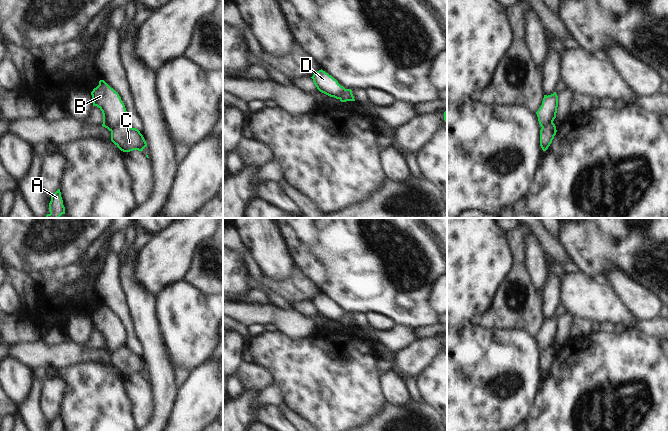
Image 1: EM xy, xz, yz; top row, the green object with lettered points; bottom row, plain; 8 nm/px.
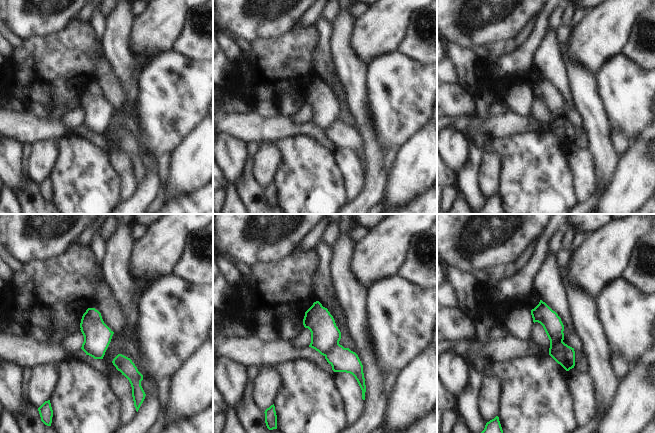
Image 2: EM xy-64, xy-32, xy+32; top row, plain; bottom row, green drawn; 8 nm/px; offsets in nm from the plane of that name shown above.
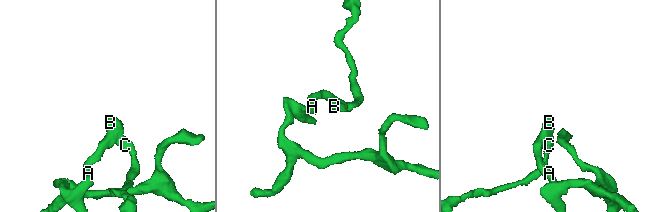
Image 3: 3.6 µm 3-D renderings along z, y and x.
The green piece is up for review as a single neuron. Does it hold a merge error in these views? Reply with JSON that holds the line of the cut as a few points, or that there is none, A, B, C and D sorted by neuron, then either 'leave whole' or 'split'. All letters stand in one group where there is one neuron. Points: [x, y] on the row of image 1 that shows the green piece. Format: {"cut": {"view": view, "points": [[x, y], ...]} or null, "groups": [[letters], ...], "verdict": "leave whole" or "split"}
{"cut": {"view": "xy", "points": [[124, 121], [110, 130]]}, "groups": [["A", "B", "D"], ["C"]], "verdict": "split"}

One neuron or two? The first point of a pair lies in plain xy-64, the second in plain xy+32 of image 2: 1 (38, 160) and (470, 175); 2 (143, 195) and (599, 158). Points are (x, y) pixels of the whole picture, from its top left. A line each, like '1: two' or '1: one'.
1: two
2: one

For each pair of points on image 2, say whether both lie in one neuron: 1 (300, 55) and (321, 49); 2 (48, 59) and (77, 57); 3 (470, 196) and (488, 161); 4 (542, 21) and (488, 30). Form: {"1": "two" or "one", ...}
{"1": "two", "2": "one", "3": "two", "4": "two"}

